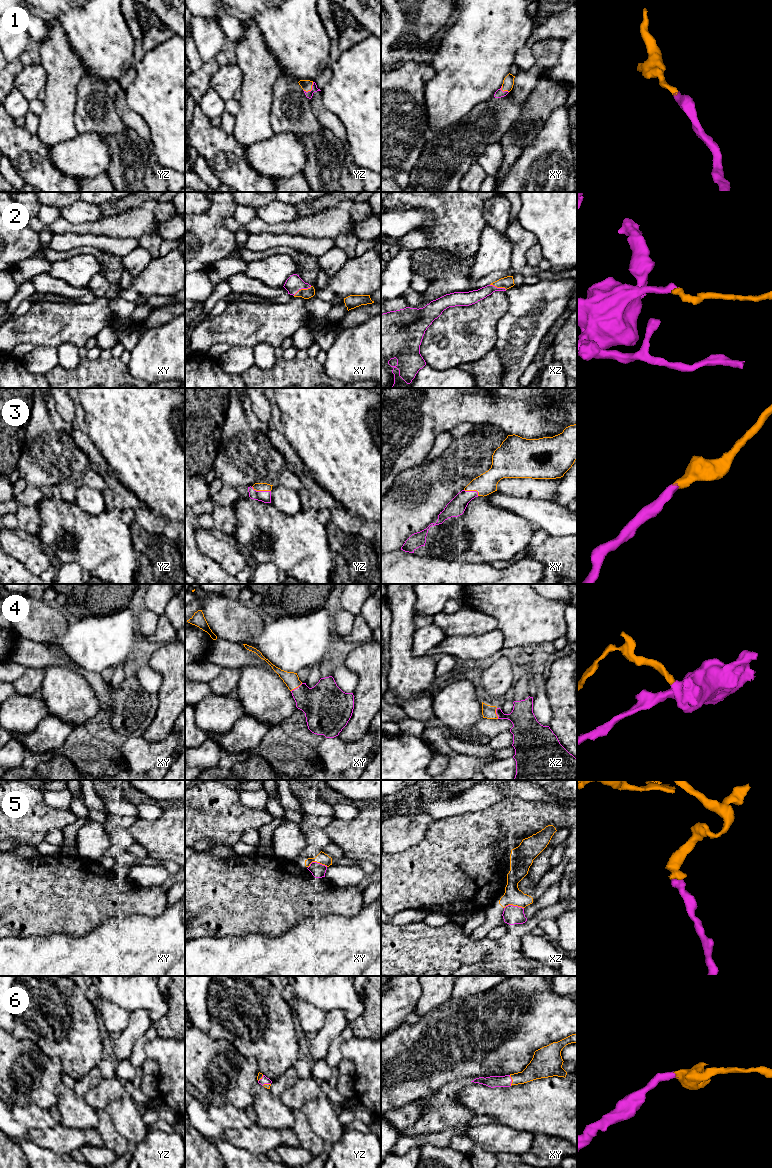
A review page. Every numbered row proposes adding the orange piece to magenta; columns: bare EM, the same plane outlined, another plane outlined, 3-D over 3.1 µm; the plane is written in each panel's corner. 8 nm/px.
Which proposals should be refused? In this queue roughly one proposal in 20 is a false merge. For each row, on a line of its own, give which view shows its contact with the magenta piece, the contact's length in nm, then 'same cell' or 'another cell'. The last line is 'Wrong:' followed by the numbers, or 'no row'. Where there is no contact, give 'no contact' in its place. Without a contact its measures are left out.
1: contact in yz; length 110 nm; same cell
2: contact in xy; length 170 nm; same cell
3: contact in yz; length 160 nm; same cell
4: contact in xy; length 120 nm; same cell
5: contact in xy; length 160 nm; same cell
6: contact in xy; length 90 nm; same cell
Wrong: no row

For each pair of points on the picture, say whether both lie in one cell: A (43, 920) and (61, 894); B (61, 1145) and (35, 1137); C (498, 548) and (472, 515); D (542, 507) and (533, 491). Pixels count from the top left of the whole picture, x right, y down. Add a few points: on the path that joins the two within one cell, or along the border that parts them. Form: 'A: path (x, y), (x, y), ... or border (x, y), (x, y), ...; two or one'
A: path (43, 914), (55, 900); one
B: path (55, 1139), (41, 1137); one
C: path (495, 540), (480, 523); one
D: border (514, 496), (554, 501); two

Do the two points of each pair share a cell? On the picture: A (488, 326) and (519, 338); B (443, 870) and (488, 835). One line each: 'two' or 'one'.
A: two
B: one

